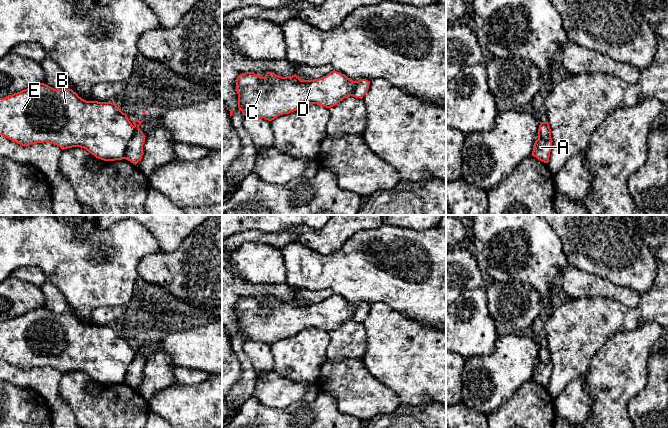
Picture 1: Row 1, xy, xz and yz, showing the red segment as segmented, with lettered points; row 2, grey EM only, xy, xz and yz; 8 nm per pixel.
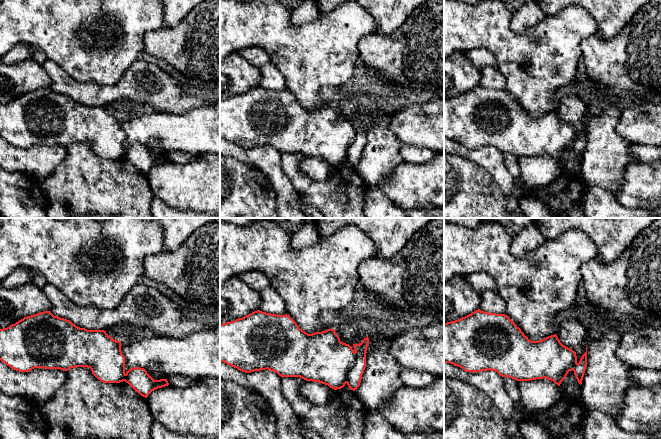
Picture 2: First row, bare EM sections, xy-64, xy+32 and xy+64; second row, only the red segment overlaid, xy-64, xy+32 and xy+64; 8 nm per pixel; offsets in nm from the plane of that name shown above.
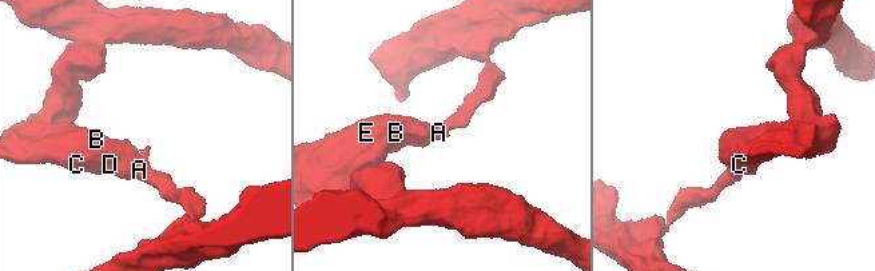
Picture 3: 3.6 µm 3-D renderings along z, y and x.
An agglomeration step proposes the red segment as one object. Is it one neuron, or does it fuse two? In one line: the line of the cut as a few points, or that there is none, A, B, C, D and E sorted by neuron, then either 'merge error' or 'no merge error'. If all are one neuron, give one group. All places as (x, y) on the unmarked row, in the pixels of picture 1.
xy (134, 350), (134, 358), (126, 371), (123, 382) | A / B C D E | merge error

